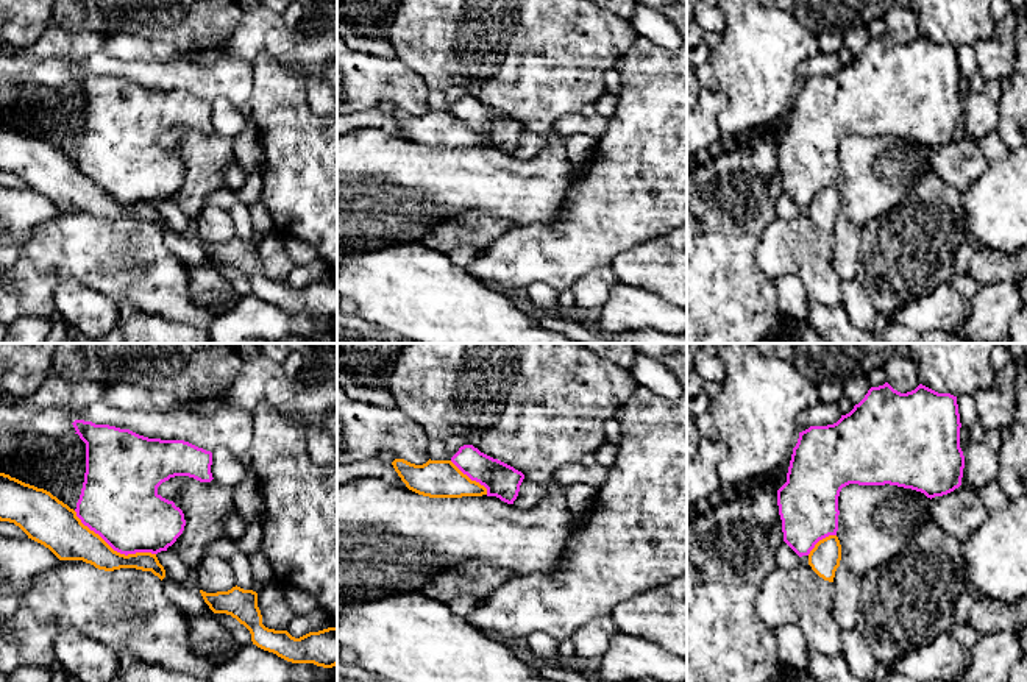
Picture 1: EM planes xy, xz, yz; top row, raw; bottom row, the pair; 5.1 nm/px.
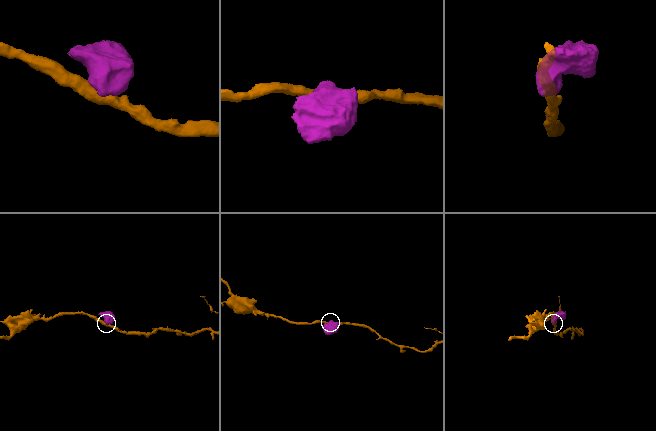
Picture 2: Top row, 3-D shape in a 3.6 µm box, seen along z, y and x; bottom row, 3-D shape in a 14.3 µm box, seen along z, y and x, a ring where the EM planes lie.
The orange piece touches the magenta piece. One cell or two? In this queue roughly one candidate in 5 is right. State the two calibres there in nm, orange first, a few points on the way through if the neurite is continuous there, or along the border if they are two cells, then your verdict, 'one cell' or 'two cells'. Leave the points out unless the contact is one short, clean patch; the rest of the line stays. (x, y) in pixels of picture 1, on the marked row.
220 nm thick on the orange side, 400 nm on the other; two cells

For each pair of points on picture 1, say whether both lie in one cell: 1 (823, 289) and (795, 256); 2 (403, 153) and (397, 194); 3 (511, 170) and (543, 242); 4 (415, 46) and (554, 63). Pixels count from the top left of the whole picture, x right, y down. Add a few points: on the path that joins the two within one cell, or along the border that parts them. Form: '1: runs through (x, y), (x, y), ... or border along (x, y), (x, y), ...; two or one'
1: runs through (820, 281), (803, 264); one
2: runs through (403, 163), (397, 184); one
3: border along (567, 205), (565, 213), (553, 222), (515, 227); two
4: runs through (450, 46), (520, 46); one

